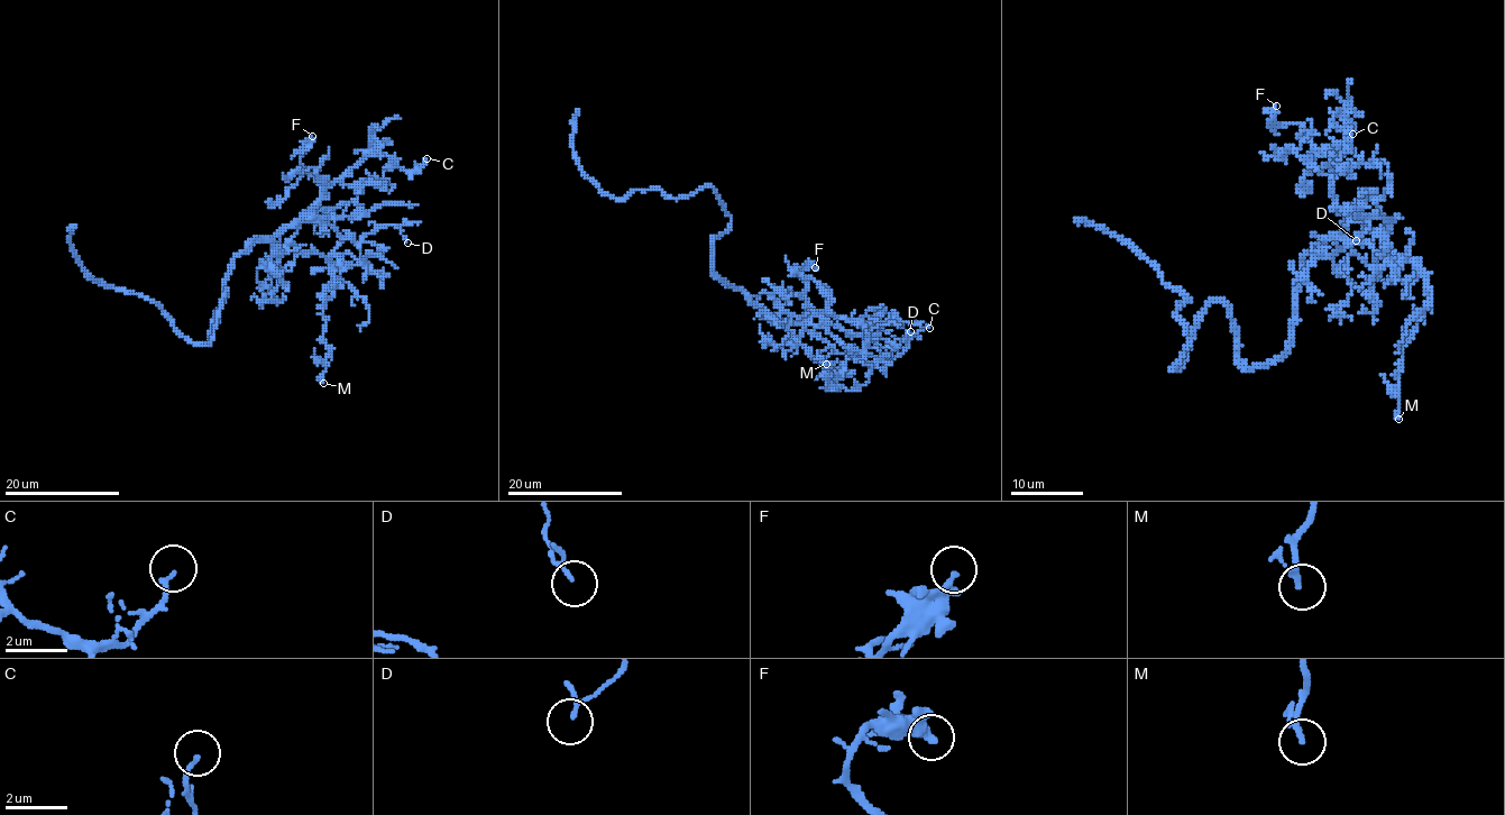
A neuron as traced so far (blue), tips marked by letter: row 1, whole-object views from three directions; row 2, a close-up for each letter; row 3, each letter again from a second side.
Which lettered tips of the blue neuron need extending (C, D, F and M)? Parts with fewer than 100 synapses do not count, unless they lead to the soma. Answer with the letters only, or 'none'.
none

